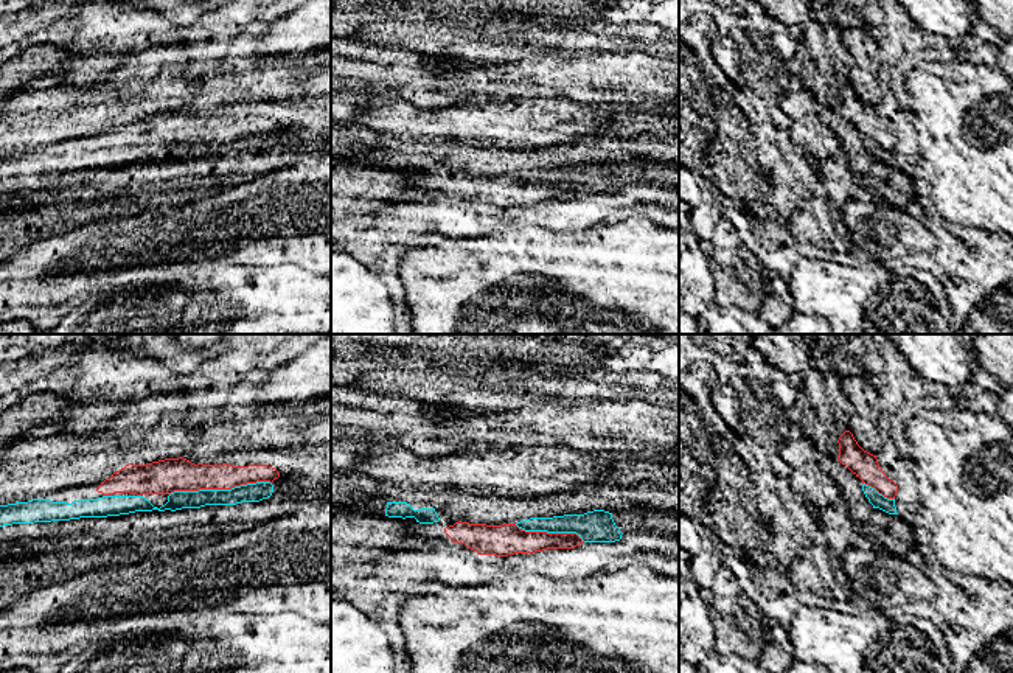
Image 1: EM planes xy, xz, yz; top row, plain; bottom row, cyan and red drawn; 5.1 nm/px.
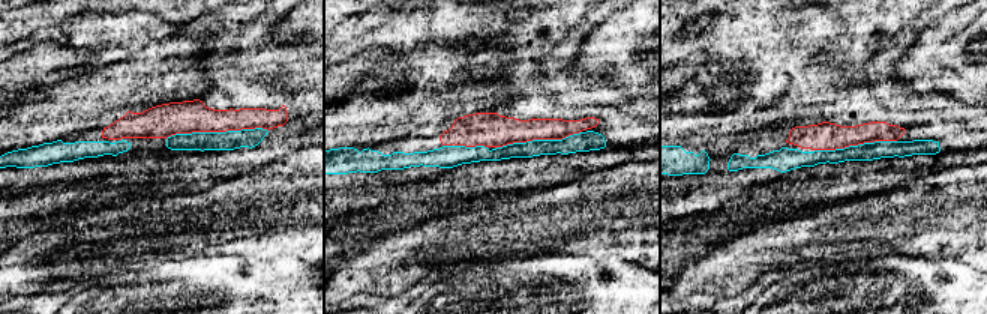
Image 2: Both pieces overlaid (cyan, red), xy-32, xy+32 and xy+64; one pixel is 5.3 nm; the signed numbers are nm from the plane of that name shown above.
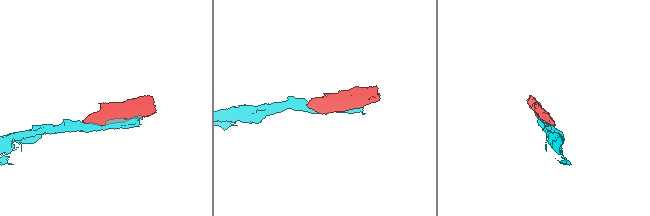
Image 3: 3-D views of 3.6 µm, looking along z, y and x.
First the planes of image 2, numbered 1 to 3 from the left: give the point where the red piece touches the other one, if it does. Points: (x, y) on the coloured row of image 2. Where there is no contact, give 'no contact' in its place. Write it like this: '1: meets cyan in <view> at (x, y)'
1: meets cyan in xy-32 at (216, 132)
2: meets cyan in xy+32 at (539, 140)
3: meets cyan in xy+64 at (855, 146)

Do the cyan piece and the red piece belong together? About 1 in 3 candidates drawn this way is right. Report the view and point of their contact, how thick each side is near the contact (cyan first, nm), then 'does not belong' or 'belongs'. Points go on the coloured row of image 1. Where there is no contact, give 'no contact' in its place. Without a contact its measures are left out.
contact xy (219, 490); calibres 100 and 180 nm; belongs

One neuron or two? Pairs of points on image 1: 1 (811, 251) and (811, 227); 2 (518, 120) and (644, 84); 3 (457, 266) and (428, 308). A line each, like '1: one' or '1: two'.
1: one
2: two
3: one

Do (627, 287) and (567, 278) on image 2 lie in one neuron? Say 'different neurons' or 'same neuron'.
same neuron

